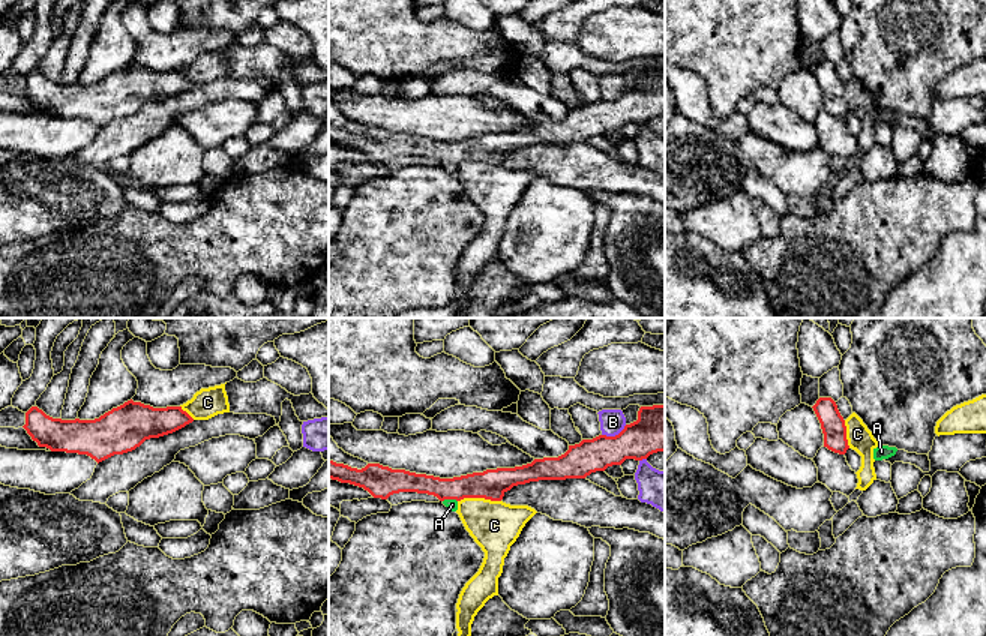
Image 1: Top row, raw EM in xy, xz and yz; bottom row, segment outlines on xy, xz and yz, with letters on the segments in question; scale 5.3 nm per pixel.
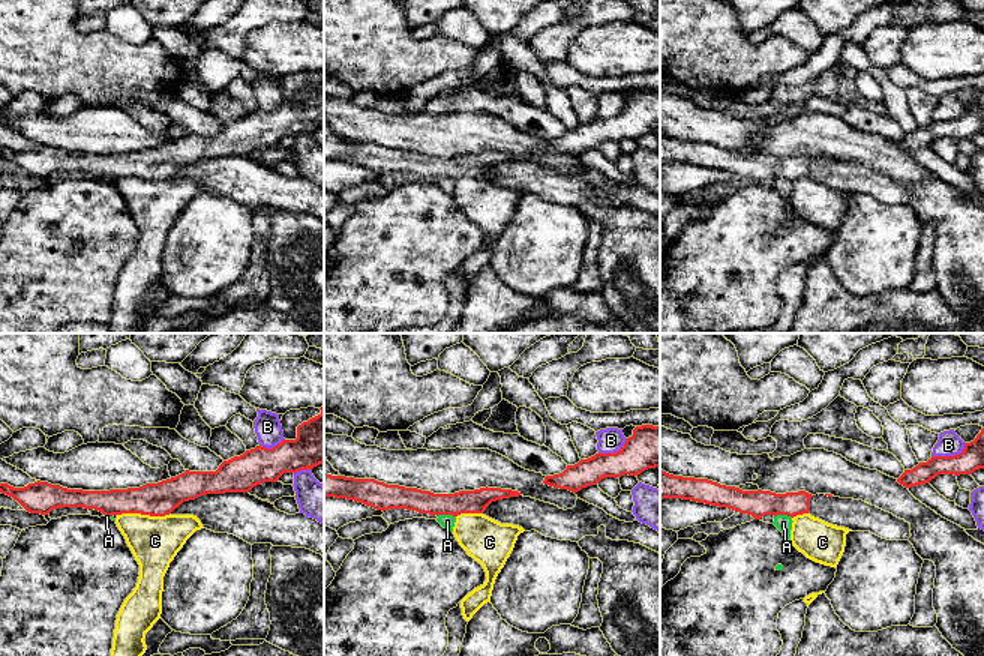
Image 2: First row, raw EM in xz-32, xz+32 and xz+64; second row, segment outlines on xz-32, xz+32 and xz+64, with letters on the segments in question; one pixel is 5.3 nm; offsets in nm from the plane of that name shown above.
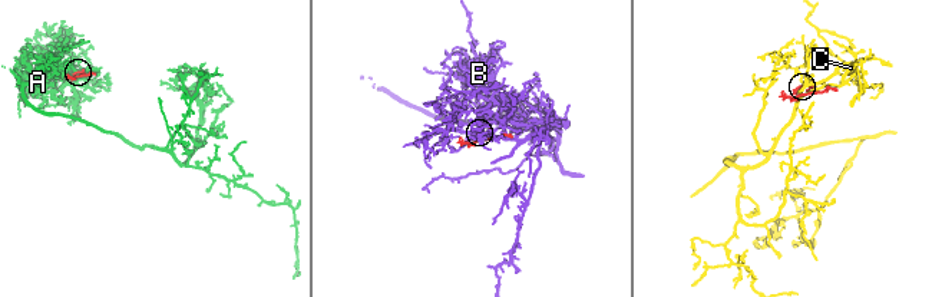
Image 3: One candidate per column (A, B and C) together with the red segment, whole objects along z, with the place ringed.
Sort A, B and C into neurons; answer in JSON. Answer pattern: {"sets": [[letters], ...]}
{"sets": [["A"], ["B"], ["C"]]}

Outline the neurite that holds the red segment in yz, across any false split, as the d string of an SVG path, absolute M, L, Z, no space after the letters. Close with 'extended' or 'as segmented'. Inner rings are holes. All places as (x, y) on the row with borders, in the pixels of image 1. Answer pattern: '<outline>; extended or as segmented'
M819 398L812 408L821 423L824 447L834 453L845 454L849 448L846 426L836 402L831 398Z; as segmented

